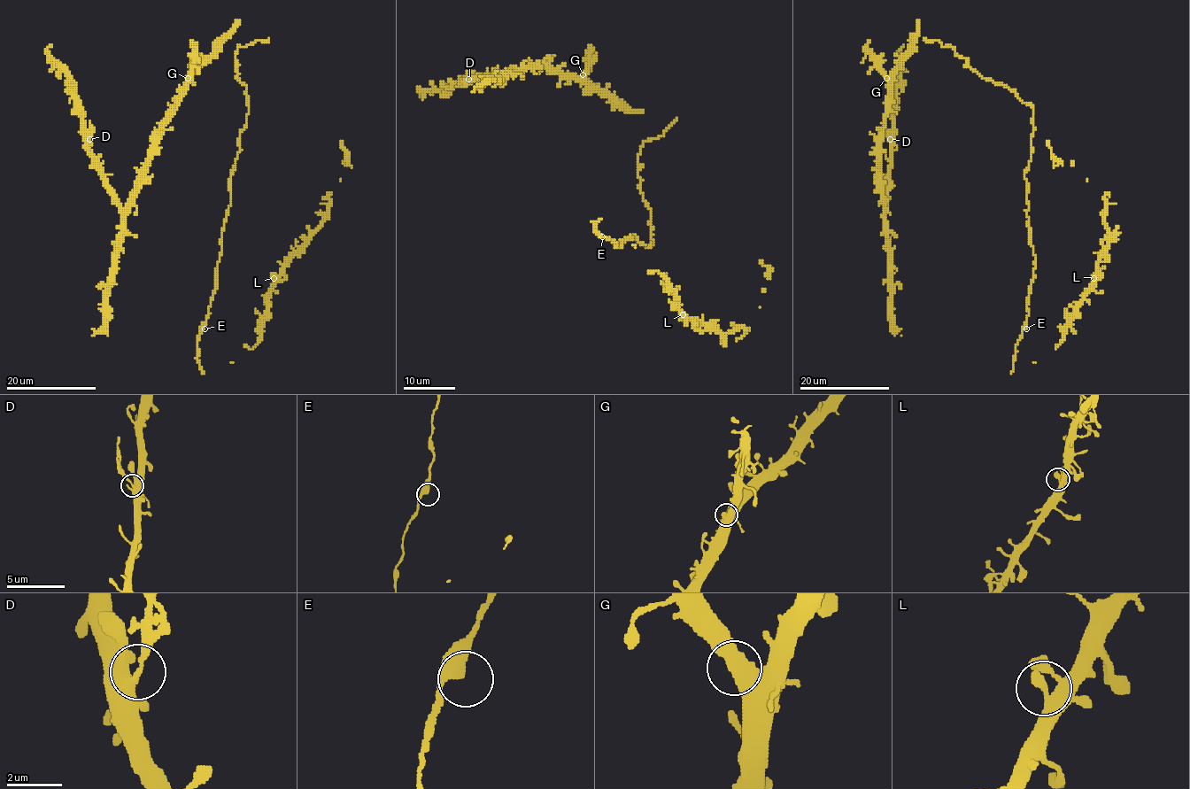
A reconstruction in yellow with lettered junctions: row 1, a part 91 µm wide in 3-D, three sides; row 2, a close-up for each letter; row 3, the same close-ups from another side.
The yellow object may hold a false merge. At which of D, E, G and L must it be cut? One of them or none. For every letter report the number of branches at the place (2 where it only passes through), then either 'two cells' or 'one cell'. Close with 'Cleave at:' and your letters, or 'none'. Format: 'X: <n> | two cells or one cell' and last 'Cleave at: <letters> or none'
D: 2 | two cells
E: 2 | one cell
G: 2 | one cell
L: 2 | one cell
Cleave at: D

